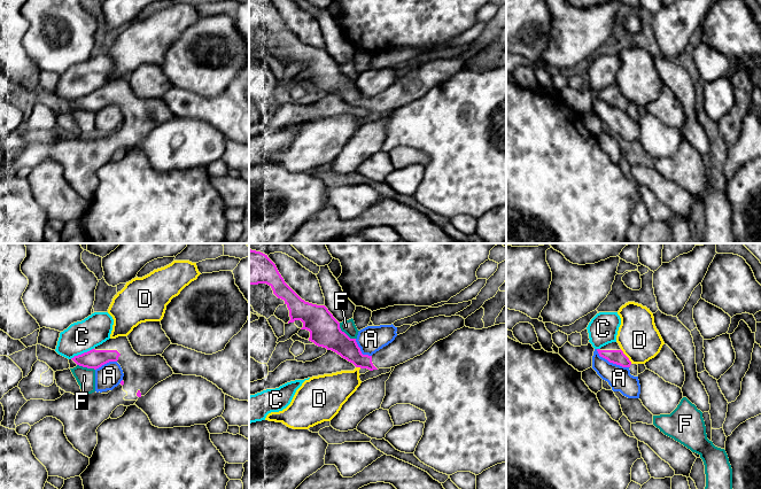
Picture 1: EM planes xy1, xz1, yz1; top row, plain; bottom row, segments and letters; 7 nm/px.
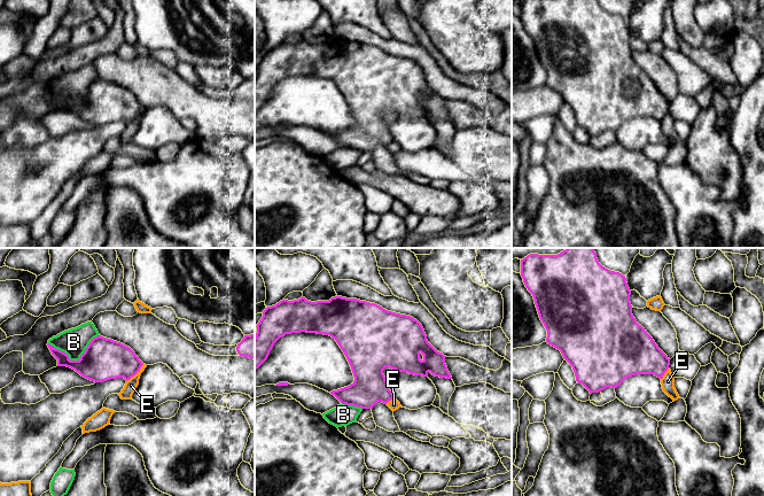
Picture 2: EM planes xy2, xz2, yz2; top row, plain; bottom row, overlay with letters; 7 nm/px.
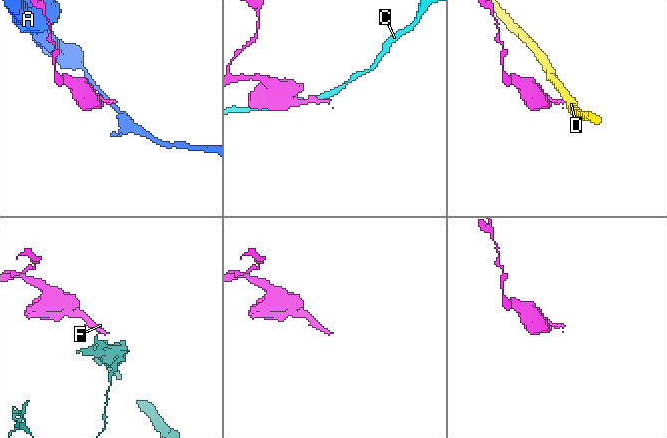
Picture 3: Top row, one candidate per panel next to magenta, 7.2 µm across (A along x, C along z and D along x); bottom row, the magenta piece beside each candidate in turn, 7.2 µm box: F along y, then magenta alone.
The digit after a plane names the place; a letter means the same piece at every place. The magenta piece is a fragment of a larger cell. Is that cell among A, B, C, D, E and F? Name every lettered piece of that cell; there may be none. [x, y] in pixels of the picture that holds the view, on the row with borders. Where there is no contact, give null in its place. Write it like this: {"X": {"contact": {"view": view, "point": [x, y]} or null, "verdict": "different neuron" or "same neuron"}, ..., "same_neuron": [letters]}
{"A": {"contact": {"view": "yz1", "point": [611, 362]}, "verdict": "different neuron"}, "B": {"contact": {"view": "xy2", "point": [76, 361]}, "verdict": "different neuron"}, "C": {"contact": {"view": "xy1", "point": [82, 354]}, "verdict": "different neuron"}, "D": {"contact": {"view": "yz1", "point": [626, 356]}, "verdict": "different neuron"}, "E": {"contact": {"view": "xy2", "point": [135, 373]}, "verdict": "different neuron"}, "F": {"contact": {"view": "xz1", "point": [343, 332]}, "verdict": "different neuron"}, "same_neuron": []}

